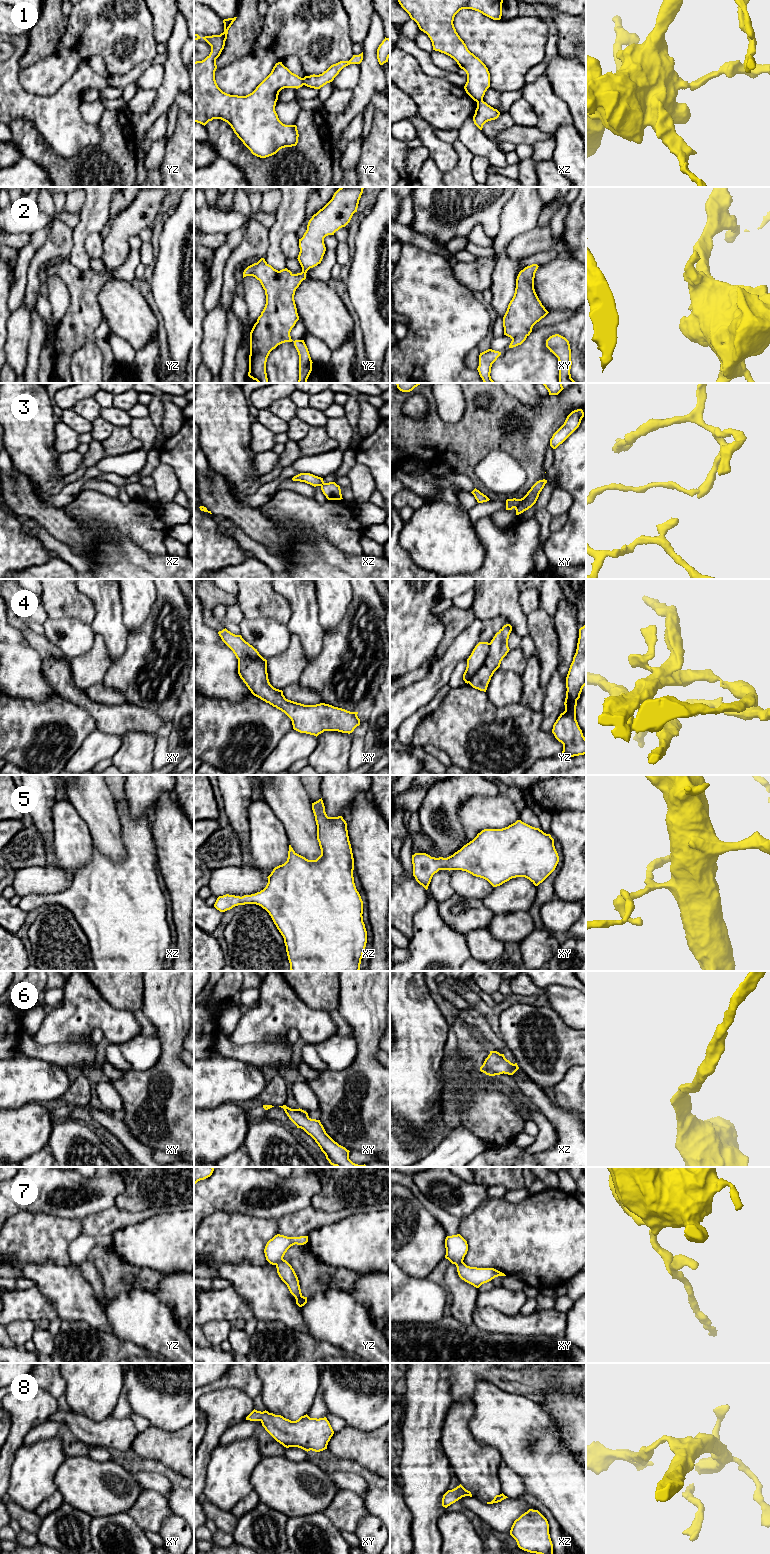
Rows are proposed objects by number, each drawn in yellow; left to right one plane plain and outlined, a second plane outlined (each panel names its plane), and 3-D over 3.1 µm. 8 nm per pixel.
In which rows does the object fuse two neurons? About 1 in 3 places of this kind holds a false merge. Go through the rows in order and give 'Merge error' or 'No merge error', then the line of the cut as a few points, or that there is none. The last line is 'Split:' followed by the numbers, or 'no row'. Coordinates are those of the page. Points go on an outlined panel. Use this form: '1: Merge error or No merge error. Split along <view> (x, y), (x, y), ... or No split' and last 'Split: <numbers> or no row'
1: Merge error. Split along yz (302, 78), (304, 84)
2: No merge error. No split
3: Merge error. Split along xy (520, 499), (520, 503), (515, 508)
4: No merge error. No split
5: No merge error. No split
6: No merge error. No split
7: Merge error. Split along yz (283, 1259), (276, 1265)
8: No merge error. No split
Split: 1, 3, 7

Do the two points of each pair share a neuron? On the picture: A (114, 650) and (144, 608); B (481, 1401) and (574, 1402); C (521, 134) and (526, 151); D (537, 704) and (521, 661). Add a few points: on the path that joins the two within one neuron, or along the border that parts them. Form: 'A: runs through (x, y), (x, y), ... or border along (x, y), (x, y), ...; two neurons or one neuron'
A: runs through (124, 640), (125, 627), (134, 618); one neuron
B: border along (540, 1404), (556, 1422); two neurons
C: border along (516, 144), (529, 144), (531, 146); two neurons
D: border along (527, 660), (525, 670), (521, 675); two neurons

